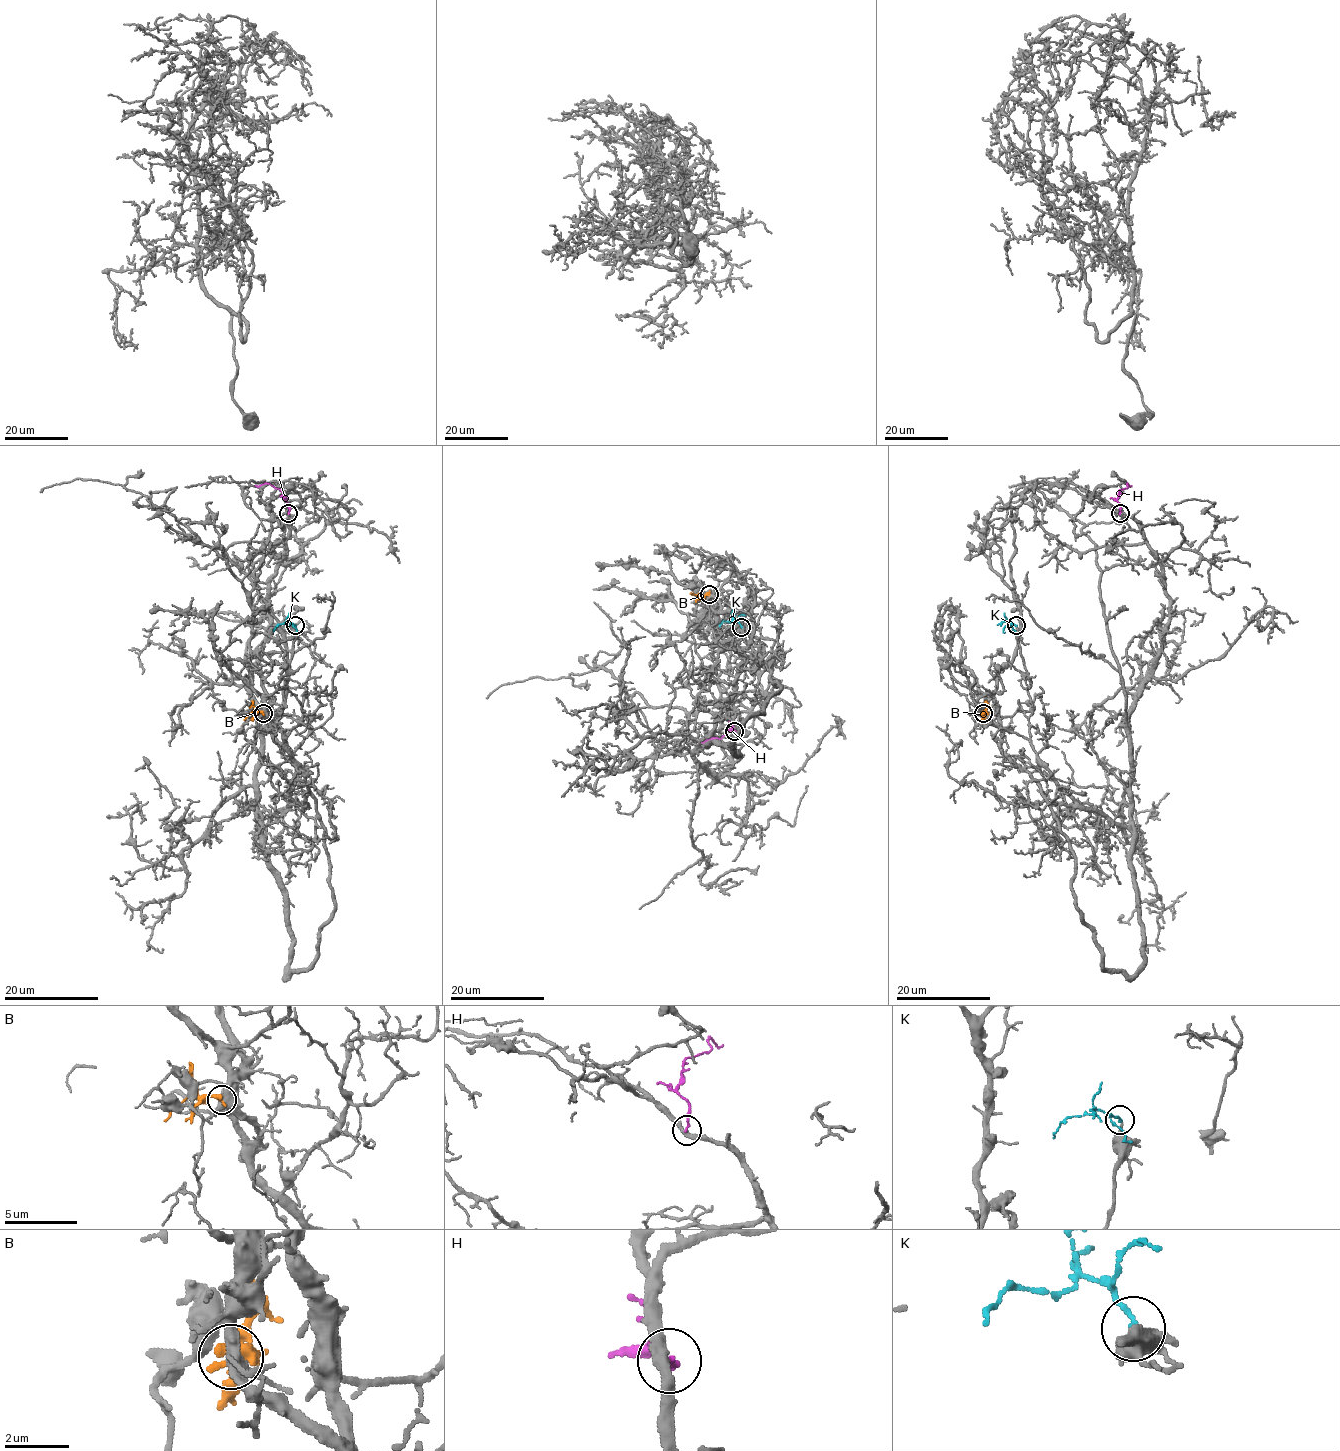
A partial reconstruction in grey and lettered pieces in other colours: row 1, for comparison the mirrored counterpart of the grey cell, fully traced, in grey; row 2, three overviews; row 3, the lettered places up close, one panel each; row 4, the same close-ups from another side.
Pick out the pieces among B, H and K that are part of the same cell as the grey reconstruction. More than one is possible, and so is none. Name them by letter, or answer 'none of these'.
none of these

